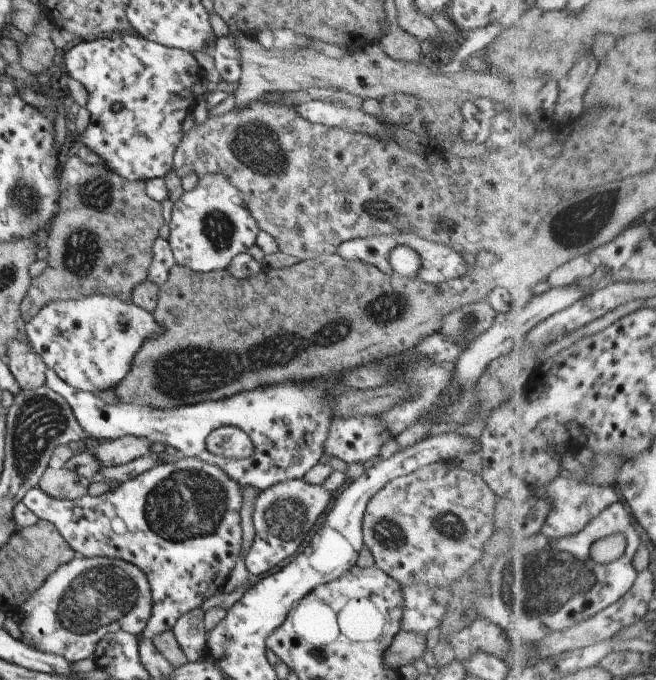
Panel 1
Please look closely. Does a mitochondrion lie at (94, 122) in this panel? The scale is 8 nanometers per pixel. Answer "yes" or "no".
no

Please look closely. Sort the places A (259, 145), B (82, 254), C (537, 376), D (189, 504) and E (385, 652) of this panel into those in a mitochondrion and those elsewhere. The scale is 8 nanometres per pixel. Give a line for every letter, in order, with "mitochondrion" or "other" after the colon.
A: mitochondrion
B: mitochondrion
C: other
D: mitochondrion
E: other

